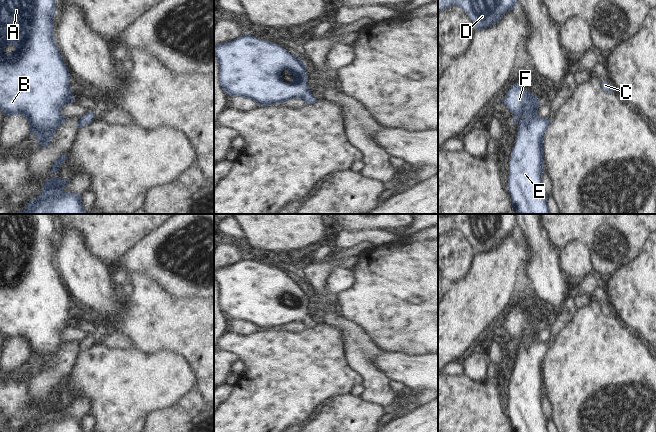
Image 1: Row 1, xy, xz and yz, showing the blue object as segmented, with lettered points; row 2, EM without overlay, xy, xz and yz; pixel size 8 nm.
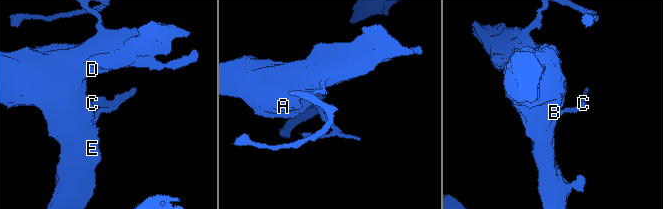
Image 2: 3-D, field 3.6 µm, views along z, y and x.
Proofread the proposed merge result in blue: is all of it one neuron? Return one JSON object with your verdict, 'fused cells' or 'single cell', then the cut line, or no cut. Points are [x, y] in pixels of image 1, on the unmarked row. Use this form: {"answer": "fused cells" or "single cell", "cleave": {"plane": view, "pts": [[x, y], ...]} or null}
{"answer": "single cell", "cleave": null}

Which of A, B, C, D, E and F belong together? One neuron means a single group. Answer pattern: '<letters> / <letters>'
A B C D E F

